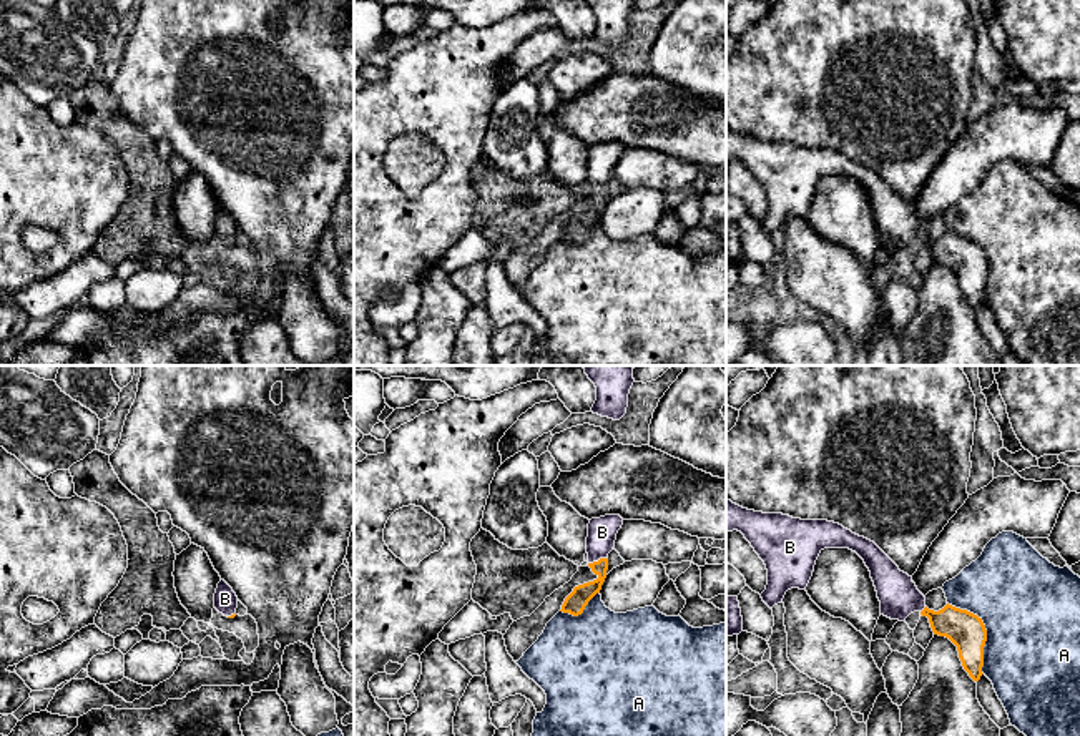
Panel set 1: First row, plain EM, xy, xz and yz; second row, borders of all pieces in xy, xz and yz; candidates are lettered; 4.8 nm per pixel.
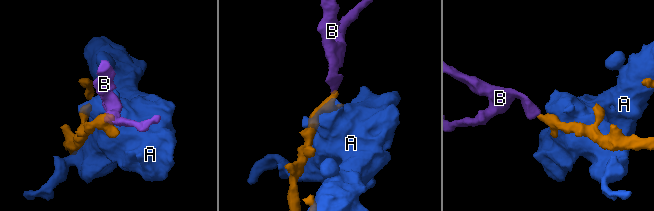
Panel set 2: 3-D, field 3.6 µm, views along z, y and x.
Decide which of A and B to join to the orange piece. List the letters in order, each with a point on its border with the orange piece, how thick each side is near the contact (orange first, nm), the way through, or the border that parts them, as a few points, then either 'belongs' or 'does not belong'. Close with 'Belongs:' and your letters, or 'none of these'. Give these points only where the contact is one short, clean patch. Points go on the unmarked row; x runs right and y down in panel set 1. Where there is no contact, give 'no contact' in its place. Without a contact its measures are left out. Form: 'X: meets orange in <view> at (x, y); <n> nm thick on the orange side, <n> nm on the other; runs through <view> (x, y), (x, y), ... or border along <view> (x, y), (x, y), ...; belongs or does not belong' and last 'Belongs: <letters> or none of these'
A: meets orange in yz at (986, 258); 180 nm thick on the orange side, 480 nm on the other; does not belong
B: meets orange in xz at (598, 188); 100 nm thick on the orange side, 140 nm on the other; runs through xz (577, 228), (600, 206), (598, 188), (602, 160); belongs
Belongs: B

